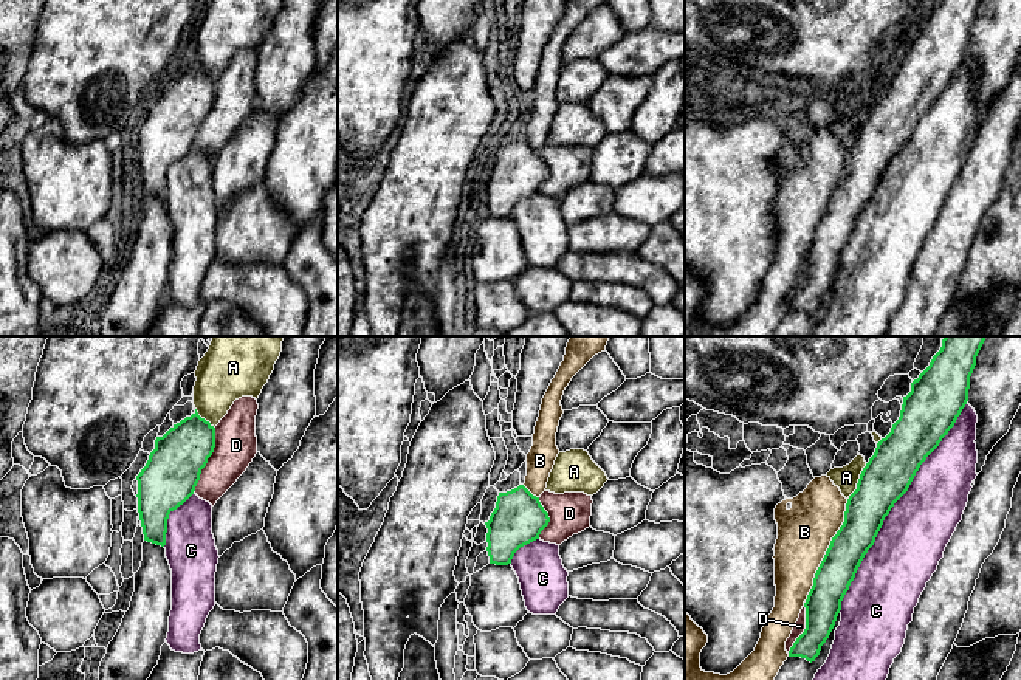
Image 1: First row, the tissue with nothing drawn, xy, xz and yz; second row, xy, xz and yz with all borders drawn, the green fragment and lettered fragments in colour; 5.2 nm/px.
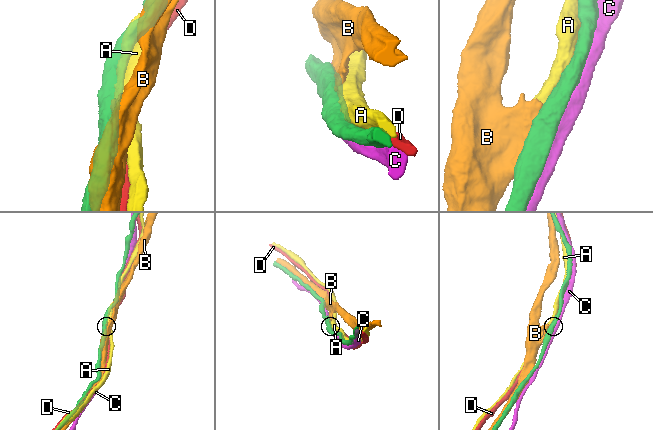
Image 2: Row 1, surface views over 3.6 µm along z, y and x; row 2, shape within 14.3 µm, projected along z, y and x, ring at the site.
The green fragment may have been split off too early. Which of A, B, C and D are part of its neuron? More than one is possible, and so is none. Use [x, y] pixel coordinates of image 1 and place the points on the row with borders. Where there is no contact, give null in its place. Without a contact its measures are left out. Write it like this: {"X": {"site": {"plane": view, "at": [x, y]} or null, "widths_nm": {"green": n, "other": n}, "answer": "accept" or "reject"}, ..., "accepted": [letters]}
{"A": {"site": {"plane": "yz", "at": [859, 482]}, "widths_nm": {"green": 260, "other": 120}, "answer": "reject"}, "B": {"site": {"plane": "yz", "at": [828, 550]}, "widths_nm": {"green": 200, "other": 280}, "answer": "reject"}, "C": {"site": {"plane": "yz", "at": [891, 507]}, "widths_nm": {"green": 260, "other": 360}, "answer": "reject"}, "D": {"site": {"plane": "xy", "at": [206, 460]}, "widths_nm": {"green": 280, "other": 220}, "answer": "reject"}, "accepted": []}

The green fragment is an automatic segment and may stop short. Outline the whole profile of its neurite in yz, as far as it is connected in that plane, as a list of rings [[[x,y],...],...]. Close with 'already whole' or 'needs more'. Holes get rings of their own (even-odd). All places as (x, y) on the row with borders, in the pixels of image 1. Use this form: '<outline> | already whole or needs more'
[[[945,336],[930,366],[911,383],[899,420],[877,443],[857,489],[847,499],[844,522],[832,537],[804,603],[806,629],[790,647],[789,657],[812,663],[820,655],[841,601],[885,517],[965,407],[970,376],[985,338]]] | already whole

